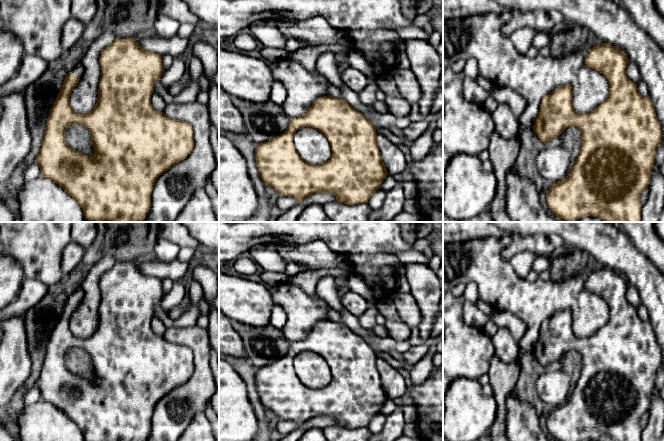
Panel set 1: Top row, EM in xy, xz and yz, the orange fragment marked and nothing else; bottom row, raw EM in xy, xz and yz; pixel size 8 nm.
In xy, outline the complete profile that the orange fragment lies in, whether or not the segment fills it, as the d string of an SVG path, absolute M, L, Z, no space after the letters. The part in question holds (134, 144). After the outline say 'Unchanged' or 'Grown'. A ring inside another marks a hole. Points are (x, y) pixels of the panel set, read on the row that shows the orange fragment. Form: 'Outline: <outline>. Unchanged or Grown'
Outline: M115 38L115 40L102 51L99 62L101 66L101 78L99 82L98 100L93 110L86 114L79 114L70 104L72 90L79 83L80 77L83 74L83 66L80 63L76 68L72 69L64 79L62 88L50 109L41 148L34 160L40 167L41 176L61 186L80 205L85 219L104 222L142 222L149 212L151 194L157 178L170 169L175 163L185 159L191 153L194 147L193 127L186 121L168 118L163 112L156 111L151 104L151 95L154 93L154 82L160 79L164 72L161 55L142 49L136 38ZM70 125L82 125L89 130L94 149L92 156L87 156L86 154L76 151L67 144L65 132Z. Grown

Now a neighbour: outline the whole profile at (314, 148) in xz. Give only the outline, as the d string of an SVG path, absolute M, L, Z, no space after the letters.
M304 127L297 130L293 142L299 155L310 164L327 162L332 155L328 139L314 128Z

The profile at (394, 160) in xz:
M374 123L373 125L375 126L377 132L377 144L379 146L379 150L381 152L388 175L394 176L395 174L407 169L408 162L406 161L405 155L401 151L399 145L392 143L380 132L382 127Z

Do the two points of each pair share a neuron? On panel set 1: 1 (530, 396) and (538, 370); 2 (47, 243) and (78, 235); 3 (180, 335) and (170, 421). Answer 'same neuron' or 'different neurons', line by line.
1: same neuron
2: different neurons
3: same neuron

